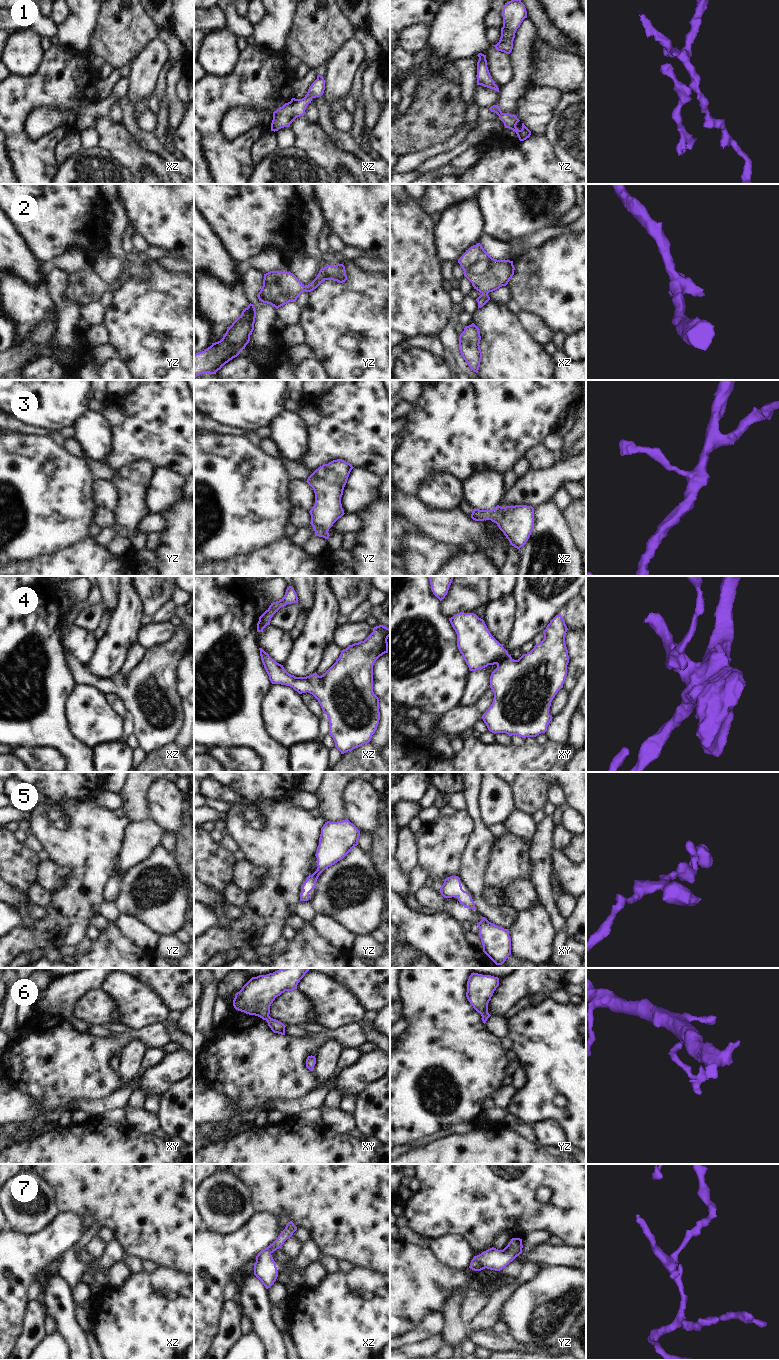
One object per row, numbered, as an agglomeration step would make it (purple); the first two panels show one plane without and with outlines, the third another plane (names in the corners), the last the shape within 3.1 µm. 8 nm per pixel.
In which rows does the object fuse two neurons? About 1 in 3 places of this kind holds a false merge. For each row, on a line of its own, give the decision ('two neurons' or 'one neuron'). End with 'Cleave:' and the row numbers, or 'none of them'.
1: one neuron
2: one neuron
3: one neuron
4: one neuron
5: one neuron
6: one neuron
7: two neurons
Cleave: 7

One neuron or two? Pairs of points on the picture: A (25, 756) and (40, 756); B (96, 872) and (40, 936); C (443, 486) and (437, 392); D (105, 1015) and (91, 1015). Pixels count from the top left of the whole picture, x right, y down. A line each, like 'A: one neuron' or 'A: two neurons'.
A: one neuron
B: one neuron
C: two neurons
D: one neuron

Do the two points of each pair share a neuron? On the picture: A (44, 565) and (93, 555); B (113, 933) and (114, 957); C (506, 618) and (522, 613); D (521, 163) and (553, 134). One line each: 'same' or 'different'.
A: same
B: same
C: different
D: different

